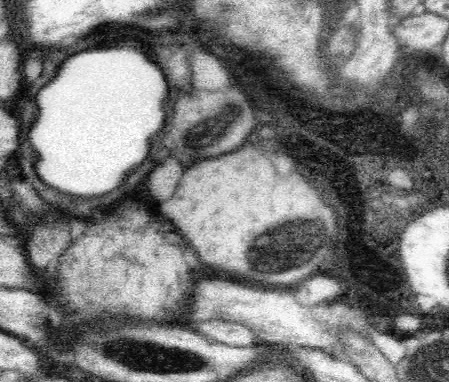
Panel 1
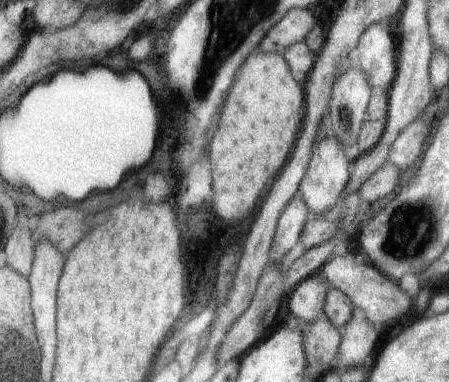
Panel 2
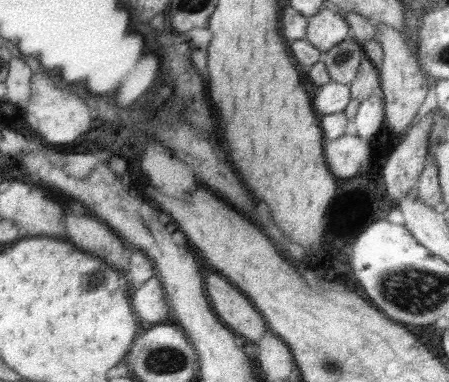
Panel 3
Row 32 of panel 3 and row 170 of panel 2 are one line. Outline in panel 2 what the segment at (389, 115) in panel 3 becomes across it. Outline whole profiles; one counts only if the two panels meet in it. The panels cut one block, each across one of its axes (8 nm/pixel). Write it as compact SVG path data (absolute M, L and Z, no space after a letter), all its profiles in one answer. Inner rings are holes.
M385 162L377 172L373 172L365 182L363 182L363 186L359 188L359 194L361 194L361 198L363 198L363 202L375 202L375 200L379 200L379 198L383 198L383 196L387 196L389 192L393 192L393 188L399 184L397 180L399 180L399 176L401 176L401 170L395 166L395 164L391 164L391 162Z

